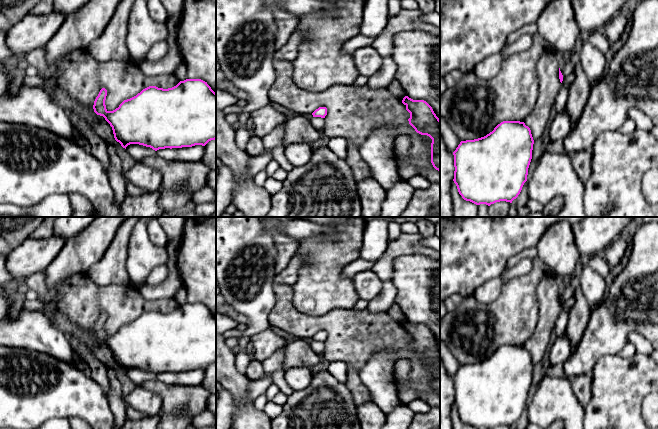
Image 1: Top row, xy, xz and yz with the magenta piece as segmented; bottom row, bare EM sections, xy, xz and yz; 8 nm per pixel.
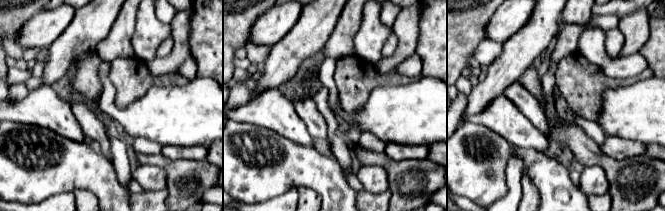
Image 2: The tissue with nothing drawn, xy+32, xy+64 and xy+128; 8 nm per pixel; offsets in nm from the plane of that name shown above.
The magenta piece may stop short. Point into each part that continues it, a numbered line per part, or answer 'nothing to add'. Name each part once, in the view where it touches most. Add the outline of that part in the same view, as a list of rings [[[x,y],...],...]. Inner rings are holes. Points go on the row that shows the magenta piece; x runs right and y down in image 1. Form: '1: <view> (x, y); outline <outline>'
nothing to add

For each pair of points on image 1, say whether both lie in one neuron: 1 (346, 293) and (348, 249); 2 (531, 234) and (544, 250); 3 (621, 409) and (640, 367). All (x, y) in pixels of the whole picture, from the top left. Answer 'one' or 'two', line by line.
1: one
2: two
3: one

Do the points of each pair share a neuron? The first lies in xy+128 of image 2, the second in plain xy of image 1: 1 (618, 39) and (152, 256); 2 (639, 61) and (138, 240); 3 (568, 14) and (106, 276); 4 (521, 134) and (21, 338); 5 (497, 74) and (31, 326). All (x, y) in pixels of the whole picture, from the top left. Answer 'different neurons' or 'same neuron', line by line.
1: different neurons
2: same neuron
3: same neuron
4: same neuron
5: different neurons

